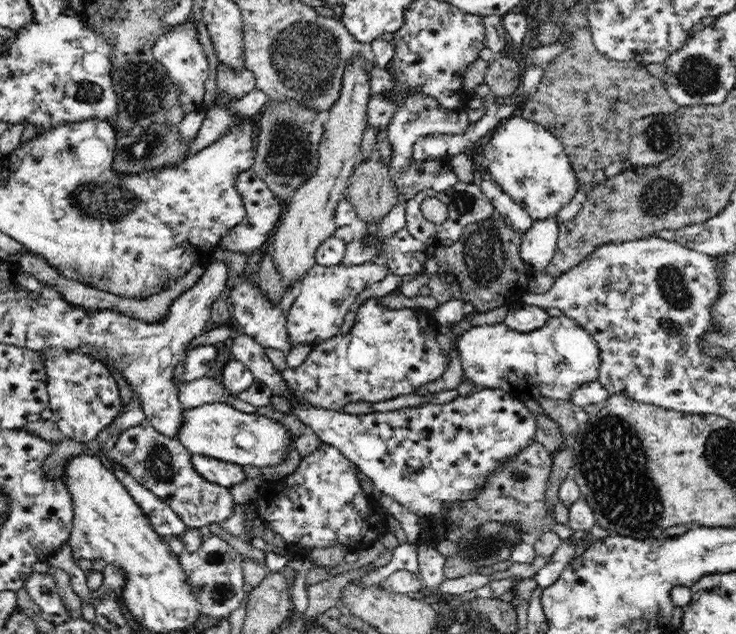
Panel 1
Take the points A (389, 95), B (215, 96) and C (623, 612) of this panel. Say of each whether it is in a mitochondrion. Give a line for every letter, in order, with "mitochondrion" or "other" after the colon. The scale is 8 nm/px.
A: other
B: other
C: mitochondrion

